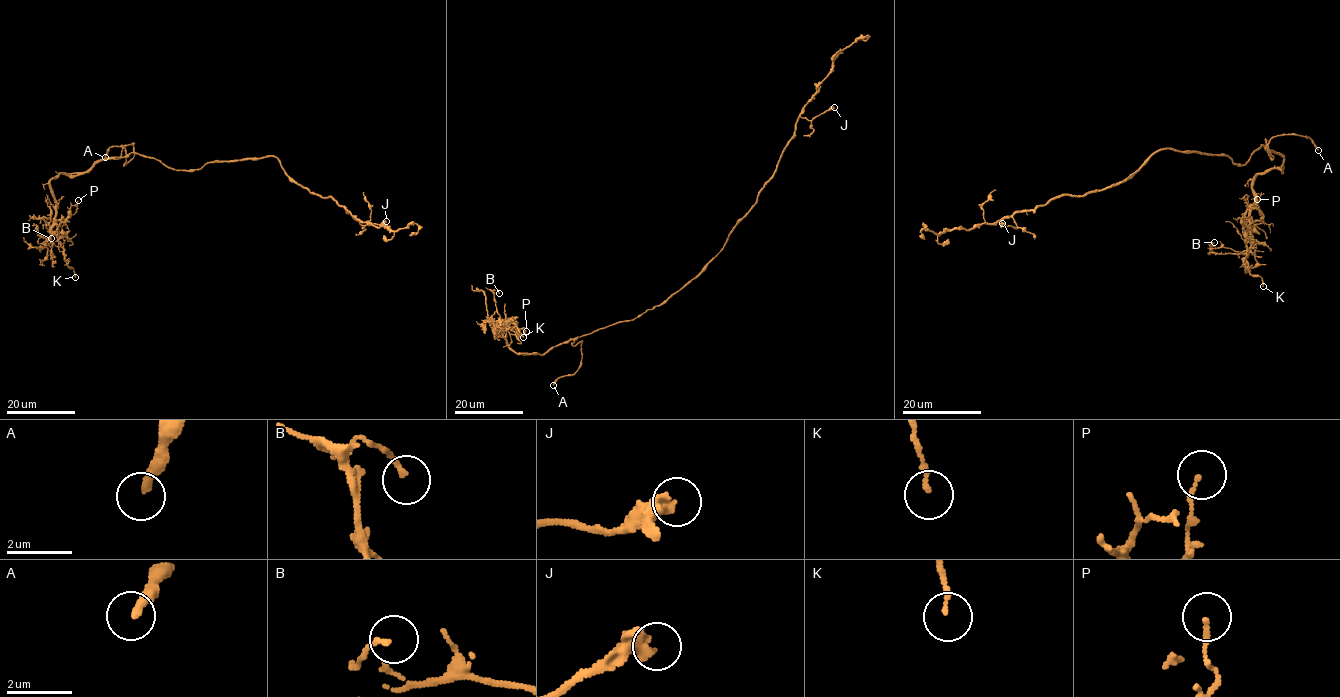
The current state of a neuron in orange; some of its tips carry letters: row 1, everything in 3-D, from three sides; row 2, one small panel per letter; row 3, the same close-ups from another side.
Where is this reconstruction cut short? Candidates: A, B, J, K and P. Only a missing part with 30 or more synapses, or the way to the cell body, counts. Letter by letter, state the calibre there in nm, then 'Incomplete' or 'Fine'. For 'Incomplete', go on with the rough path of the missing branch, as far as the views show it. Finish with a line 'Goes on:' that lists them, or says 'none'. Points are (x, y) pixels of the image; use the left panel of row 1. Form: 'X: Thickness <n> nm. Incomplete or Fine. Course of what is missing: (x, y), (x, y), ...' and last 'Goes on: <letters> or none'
A: Thickness 240 nm. Incomplete. Course of what is missing: (105, 157), (106, 169)
B: Thickness 130 nm. Fine
J: Thickness 420 nm. Fine
K: Thickness 150 nm. Fine
P: Thickness 150 nm. Fine
Goes on: A

